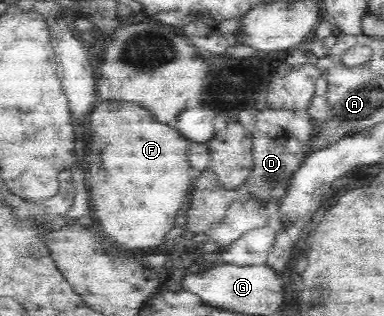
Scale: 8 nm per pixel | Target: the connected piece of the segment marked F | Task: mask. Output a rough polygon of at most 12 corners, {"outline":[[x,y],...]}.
{"outline":[[131,103],[90,115],[98,232],[163,251],[191,192],[188,147]]}

